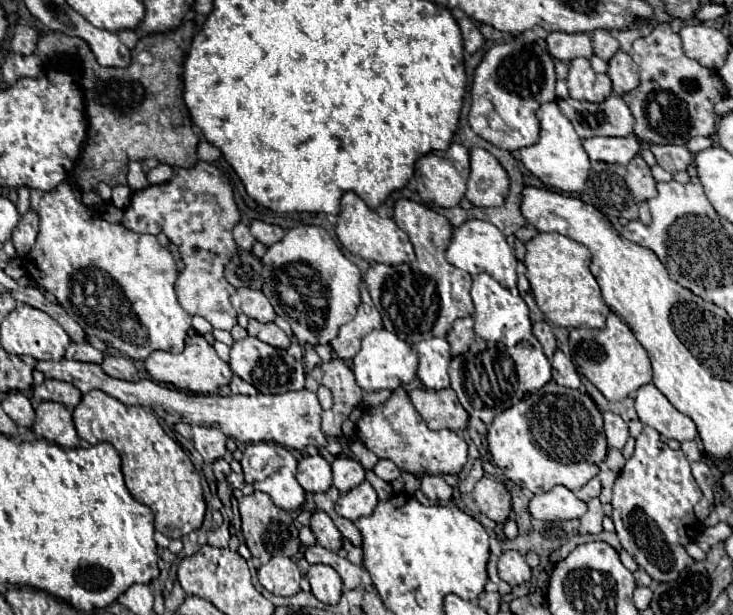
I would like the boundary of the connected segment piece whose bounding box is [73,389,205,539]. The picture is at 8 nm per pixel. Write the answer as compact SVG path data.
M89 391L73 411L77 435L87 443L111 443L121 455L121 469L129 493L155 513L155 529L169 539L181 539L197 531L205 517L205 499L201 477L187 453L159 425L153 411L145 407L129 407L103 391Z

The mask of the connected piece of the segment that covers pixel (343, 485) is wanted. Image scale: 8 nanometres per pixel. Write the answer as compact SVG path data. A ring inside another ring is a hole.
M335 459L333 461L333 483L339 493L347 493L349 489L361 485L365 481L365 471L355 459Z

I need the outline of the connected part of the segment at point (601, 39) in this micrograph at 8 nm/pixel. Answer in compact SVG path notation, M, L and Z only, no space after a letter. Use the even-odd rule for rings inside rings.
M597 29L593 33L593 49L595 49L597 57L601 57L603 61L609 61L611 55L615 55L615 51L619 51L619 41L613 37L613 33L609 33L605 29Z

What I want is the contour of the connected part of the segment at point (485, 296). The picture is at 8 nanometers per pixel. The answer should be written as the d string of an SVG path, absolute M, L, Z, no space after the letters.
M481 273L473 279L471 299L475 305L475 313L473 313L475 335L481 337L483 341L497 341L509 347L531 337L531 319L529 319L529 309L525 301L519 295L513 297L511 291L501 287L491 275Z

